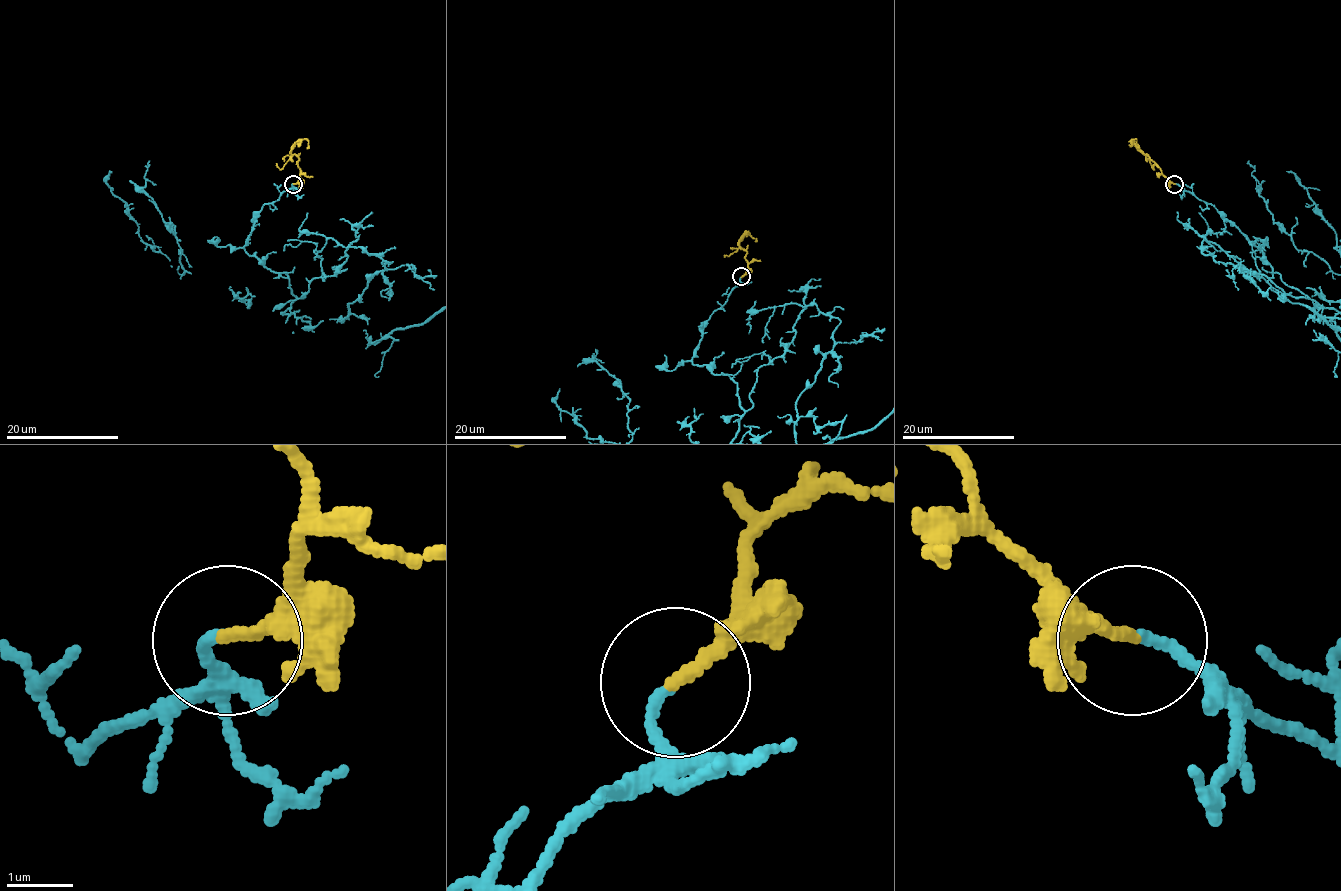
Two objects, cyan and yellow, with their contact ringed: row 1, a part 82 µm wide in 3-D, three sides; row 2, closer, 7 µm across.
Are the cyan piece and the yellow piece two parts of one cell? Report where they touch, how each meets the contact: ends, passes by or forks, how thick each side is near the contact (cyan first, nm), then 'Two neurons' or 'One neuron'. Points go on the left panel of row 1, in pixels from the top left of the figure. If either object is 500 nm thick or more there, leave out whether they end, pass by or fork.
Place: (293, 184). At the ring cyan ends. At the ring yellow ends. Thickness 150 nm (cyan) against 190 nm. One neuron

